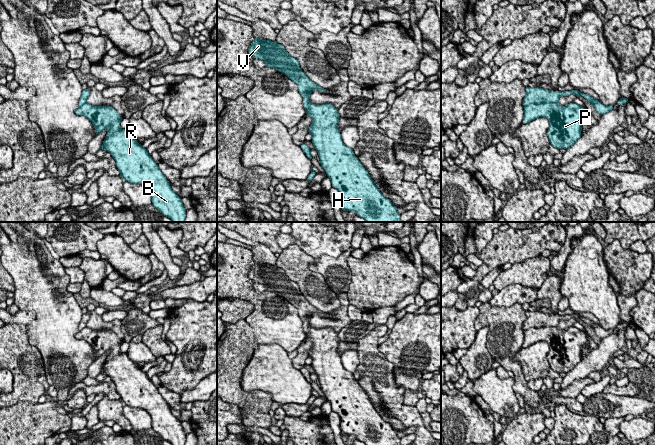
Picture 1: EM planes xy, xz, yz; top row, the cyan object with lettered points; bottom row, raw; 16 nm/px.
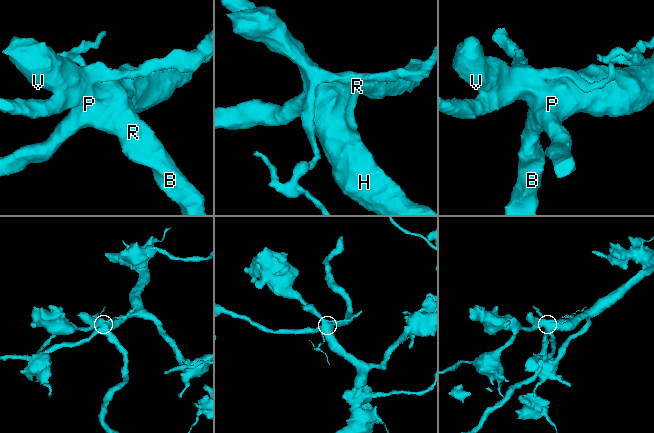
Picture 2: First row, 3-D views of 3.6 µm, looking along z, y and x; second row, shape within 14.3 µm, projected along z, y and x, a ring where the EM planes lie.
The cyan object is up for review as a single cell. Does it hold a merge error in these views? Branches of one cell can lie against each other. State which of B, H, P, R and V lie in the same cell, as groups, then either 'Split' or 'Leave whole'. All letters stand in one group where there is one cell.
Groups: B H P R / V. Split

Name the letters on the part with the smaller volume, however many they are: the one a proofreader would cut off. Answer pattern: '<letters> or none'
V

